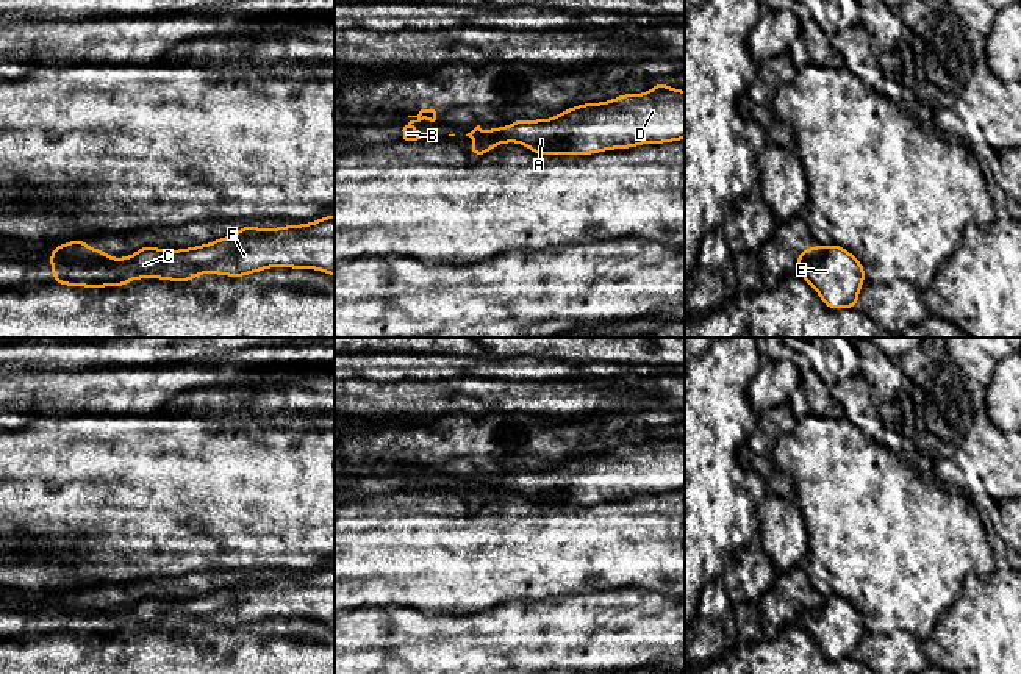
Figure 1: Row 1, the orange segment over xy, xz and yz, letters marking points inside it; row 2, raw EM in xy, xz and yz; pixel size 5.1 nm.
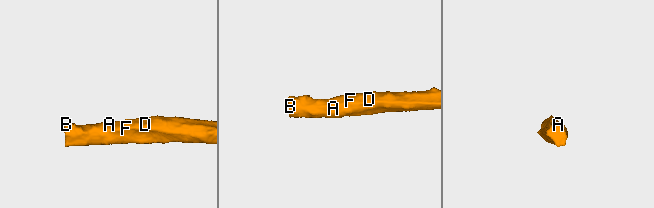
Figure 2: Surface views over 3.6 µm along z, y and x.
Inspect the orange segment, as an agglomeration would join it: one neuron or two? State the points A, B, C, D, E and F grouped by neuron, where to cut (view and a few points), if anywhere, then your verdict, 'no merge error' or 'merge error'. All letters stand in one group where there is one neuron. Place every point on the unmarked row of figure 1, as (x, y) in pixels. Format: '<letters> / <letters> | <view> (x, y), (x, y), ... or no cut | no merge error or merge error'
A B C D E F | no cut | no merge error

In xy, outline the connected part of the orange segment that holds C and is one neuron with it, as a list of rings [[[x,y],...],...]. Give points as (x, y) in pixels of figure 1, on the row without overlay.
[[[335,566],[277,579],[245,575],[230,586],[178,601],[142,596],[136,604],[122,608],[108,607],[102,599],[91,599],[84,590],[73,590],[56,594],[48,607],[53,633],[83,638],[127,636],[128,632],[141,629],[192,632],[200,624],[245,627],[278,616],[316,619],[335,627]]]

